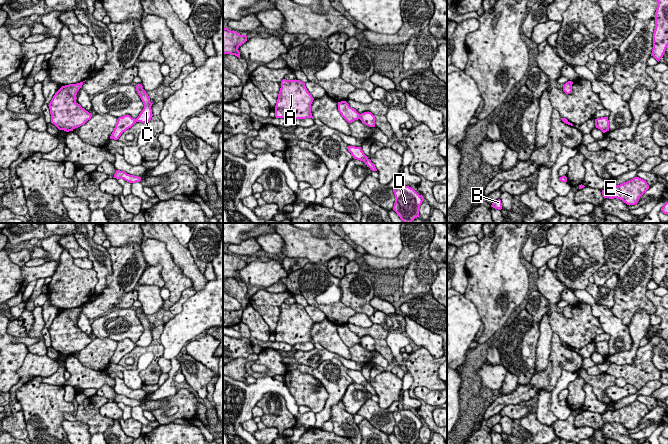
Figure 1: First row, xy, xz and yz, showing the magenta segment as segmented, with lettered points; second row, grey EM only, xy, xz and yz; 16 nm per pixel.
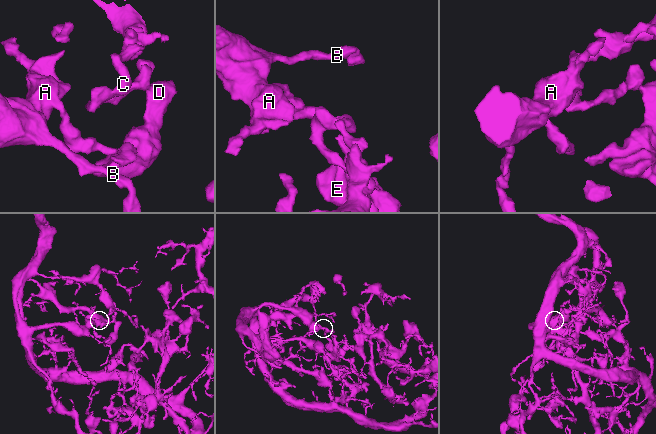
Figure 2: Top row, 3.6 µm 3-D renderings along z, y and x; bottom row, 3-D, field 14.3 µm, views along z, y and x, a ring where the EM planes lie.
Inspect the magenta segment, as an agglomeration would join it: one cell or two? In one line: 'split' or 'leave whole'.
leave whole

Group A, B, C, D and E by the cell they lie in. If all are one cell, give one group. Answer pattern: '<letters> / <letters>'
A B C D E

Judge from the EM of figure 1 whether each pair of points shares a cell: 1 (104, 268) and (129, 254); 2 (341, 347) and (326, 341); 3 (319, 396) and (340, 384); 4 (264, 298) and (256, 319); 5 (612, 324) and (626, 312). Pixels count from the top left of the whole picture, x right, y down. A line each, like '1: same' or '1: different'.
1: different
2: same
3: different
4: different
5: different

